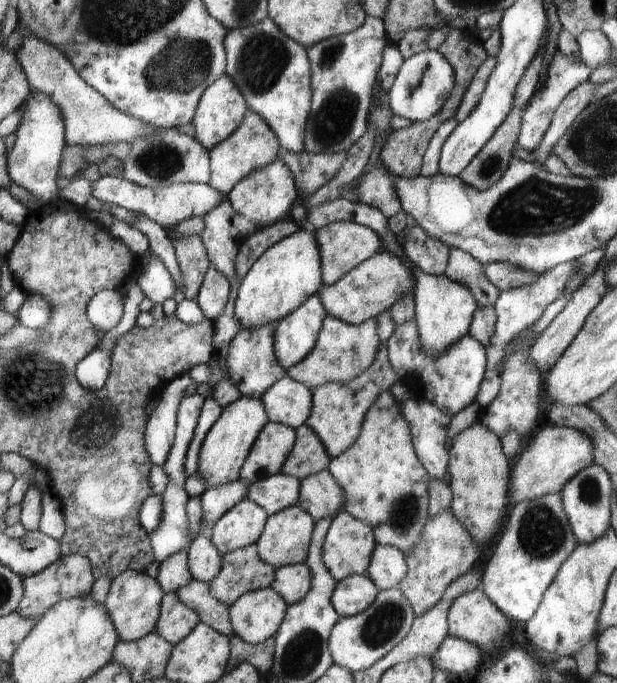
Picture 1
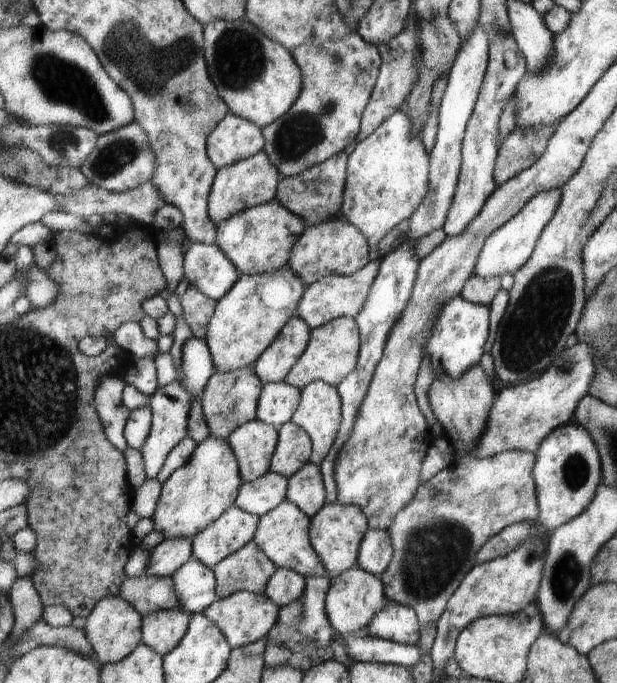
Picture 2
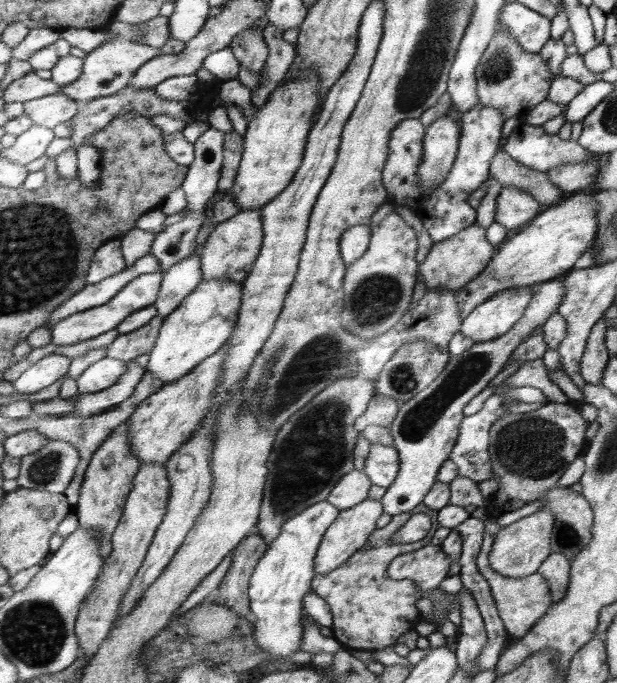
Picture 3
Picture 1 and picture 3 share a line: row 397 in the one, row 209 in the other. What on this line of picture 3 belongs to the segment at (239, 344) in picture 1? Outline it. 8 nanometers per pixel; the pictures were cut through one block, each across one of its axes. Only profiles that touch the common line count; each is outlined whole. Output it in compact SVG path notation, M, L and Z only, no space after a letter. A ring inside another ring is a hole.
M247 209L238 212L235 216L217 224L208 236L201 249L201 265L203 265L203 278L207 281L213 279L232 278L244 283L244 279L252 272L257 258L263 248L265 229L263 211Z

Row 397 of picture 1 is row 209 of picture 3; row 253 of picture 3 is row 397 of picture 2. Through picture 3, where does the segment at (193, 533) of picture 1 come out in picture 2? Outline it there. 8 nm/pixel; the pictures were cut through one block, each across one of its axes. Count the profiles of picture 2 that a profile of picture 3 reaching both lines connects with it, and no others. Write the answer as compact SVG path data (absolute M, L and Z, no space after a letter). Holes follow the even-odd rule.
M179 379L169 384L169 386L165 386L165 388L160 388L151 397L150 406L153 412L152 430L147 442L145 442L145 446L141 448L148 478L158 480L165 461L173 448L179 446L185 440L187 434L189 434L189 412L191 412L194 399L194 396L191 396L183 388L183 384L179 382Z

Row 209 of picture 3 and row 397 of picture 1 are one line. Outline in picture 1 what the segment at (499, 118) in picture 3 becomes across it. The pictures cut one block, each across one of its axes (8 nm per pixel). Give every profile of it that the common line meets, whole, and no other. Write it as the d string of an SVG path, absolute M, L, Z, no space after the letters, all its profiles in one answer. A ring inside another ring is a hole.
M411 318L405 324L397 326L393 336L385 344L388 348L389 362L395 368L395 372L401 376L401 380L411 374L420 375L419 380L423 387L420 395L435 404L437 408L441 408L443 412L455 416L477 400L488 368L486 346L477 340L477 337L467 334L447 352L439 356L429 356L421 346L419 326L415 318Z

